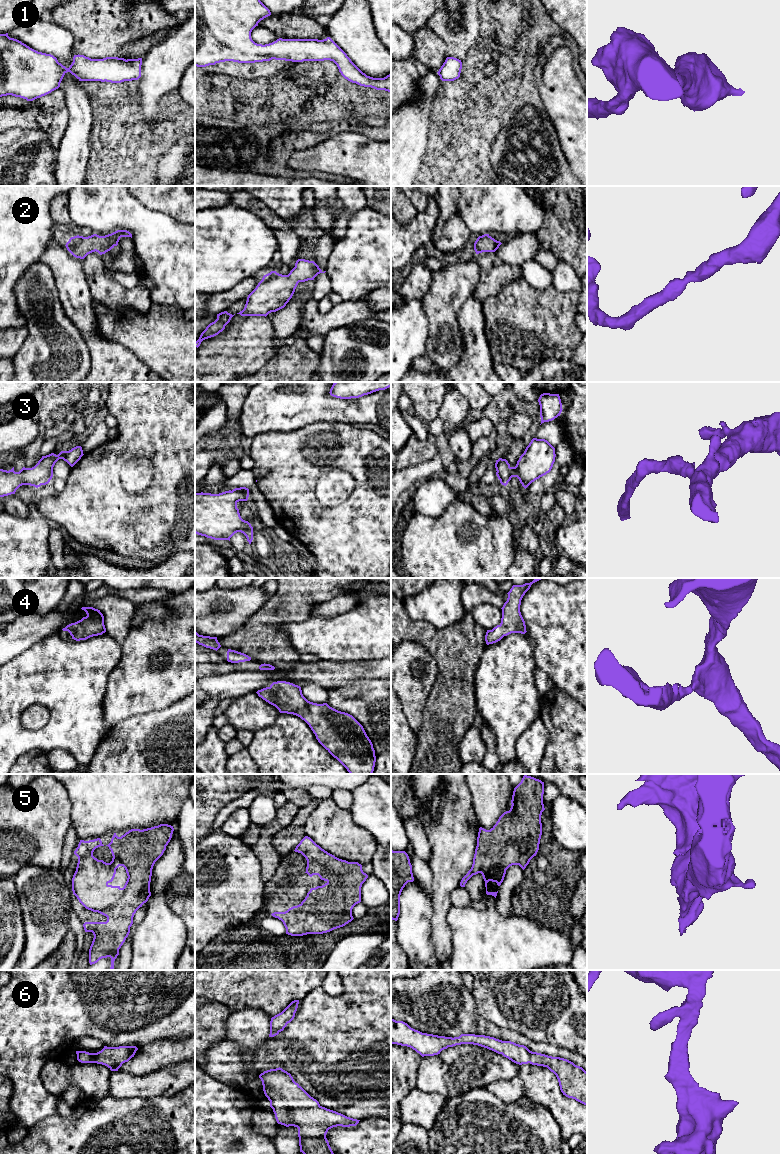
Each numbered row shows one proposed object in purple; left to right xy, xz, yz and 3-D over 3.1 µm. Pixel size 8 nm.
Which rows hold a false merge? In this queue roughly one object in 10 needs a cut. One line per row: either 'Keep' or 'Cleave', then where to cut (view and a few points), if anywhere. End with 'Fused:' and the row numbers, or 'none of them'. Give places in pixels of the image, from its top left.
1: Keep. No split
2: Keep. No split
3: Keep. No split
4: Keep. No split
5: Keep. No split
6: Keep. No split
Fused: none of them

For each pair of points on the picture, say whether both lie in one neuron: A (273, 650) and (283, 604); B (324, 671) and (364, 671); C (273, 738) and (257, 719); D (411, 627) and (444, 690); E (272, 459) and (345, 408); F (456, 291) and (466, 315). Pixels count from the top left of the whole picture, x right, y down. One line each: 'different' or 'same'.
A: same
B: same
C: different
D: same
E: different
F: different

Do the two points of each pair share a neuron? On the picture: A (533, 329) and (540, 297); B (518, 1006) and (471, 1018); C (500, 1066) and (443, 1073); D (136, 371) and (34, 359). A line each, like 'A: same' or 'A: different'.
A: same
B: different
C: same
D: different

